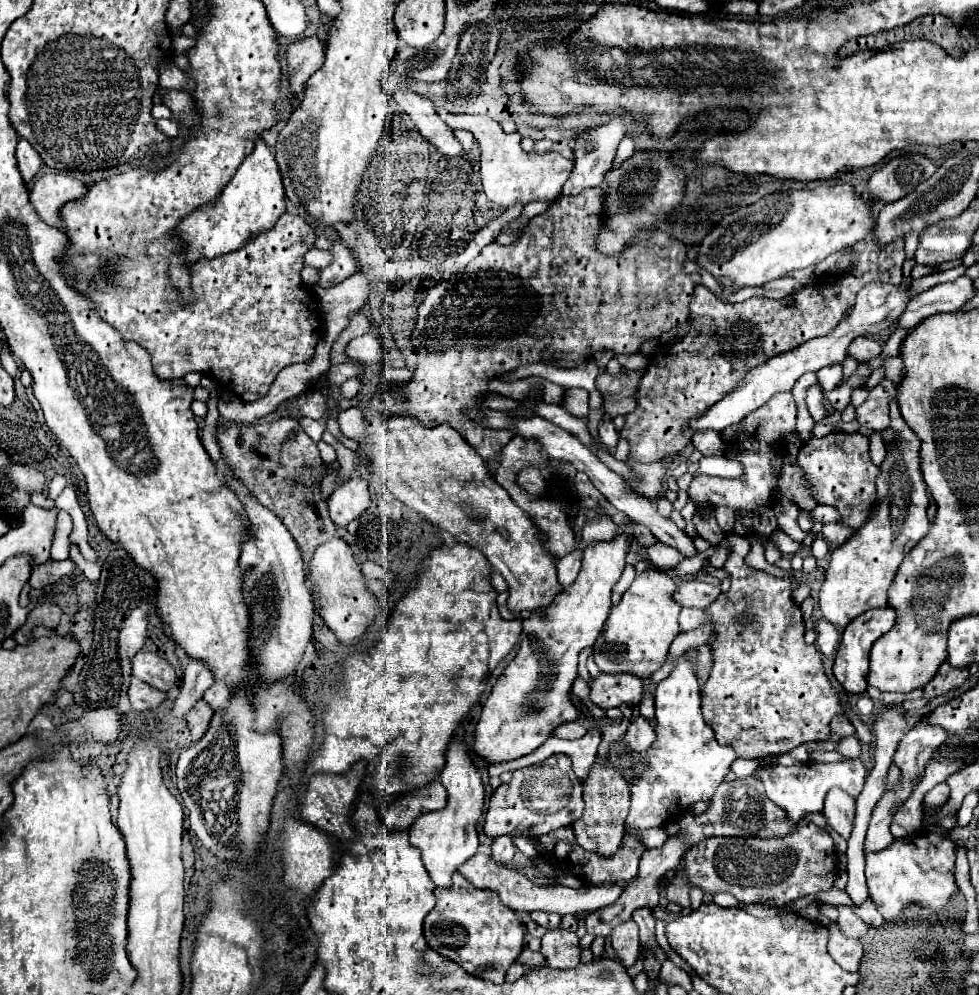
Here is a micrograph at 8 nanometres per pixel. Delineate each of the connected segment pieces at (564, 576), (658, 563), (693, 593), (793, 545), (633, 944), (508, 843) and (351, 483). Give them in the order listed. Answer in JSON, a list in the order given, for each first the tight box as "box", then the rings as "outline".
[{"box":[557,552,581,588],"outline":[[[571,552],[557,564],[557,578],[563,588],[567,588],[571,582],[575,582],[581,568],[581,552]]]},{"box":[647,544,687,570],"outline":[[[655,544],[647,550],[649,554],[649,560],[655,568],[659,570],[669,570],[669,568],[675,568],[679,566],[683,560],[687,560],[687,556],[671,546],[665,546],[665,544]]]},{"box":[673,580,721,610],"outline":[[[677,580],[677,590],[673,592],[673,600],[679,602],[681,606],[705,610],[717,600],[719,594],[721,594],[719,586],[699,580]]]},{"box":[771,530,799,554],"outline":[[[775,530],[775,532],[771,534],[771,544],[773,544],[781,554],[795,554],[797,548],[799,548],[799,542],[791,540],[791,538],[789,538],[785,532],[781,532],[781,530]]]},{"box":[611,920,639,966],"outline":[[[633,920],[619,924],[611,932],[611,946],[623,966],[633,966],[639,960],[639,930]]]},{"box":[491,836,517,864],"outline":[[[499,836],[493,840],[491,844],[491,850],[493,850],[493,858],[499,862],[499,864],[509,864],[509,860],[513,860],[517,848],[513,844],[513,838],[511,836]]]},{"box":[329,476,369,526],"outline":[[[351,476],[329,496],[329,514],[337,526],[347,526],[369,506],[369,488],[363,476]]]}]

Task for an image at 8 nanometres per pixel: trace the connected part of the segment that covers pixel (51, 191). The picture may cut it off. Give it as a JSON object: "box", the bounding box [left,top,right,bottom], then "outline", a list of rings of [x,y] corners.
{"box":[29,172,85,228],"outline":[[[45,172],[35,176],[29,190],[29,200],[43,222],[61,228],[57,210],[63,206],[63,202],[79,198],[81,194],[85,194],[85,186],[79,180],[73,180],[61,172]]]}

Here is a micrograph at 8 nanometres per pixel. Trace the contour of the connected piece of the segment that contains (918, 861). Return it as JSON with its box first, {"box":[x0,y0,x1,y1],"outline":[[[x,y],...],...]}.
{"box":[865,834,959,922],"outline":[[[917,834],[899,838],[887,850],[881,850],[879,854],[867,854],[865,876],[869,898],[885,922],[901,918],[905,908],[911,904],[925,908],[929,918],[939,922],[947,916],[947,906],[959,890],[955,884],[955,844],[947,834]]]}

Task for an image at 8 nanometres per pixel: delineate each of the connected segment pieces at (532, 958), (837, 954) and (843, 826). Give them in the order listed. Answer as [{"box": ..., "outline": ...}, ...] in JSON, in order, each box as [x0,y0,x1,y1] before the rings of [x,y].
[{"box":[519,948,545,966],"outline":[[[525,948],[519,956],[519,962],[527,964],[527,966],[545,966],[545,958],[541,956],[541,952],[531,952],[529,948]]]},{"box":[828,924,863,972],"outline":[[[839,924],[829,925],[828,952],[831,958],[841,966],[847,968],[849,972],[859,970],[861,958],[863,958],[863,942],[859,938],[849,938],[843,936]]]},{"box":[823,788,855,840],"outline":[[[831,788],[825,796],[823,814],[827,822],[847,840],[855,818],[855,798],[843,792],[841,788]]]}]

